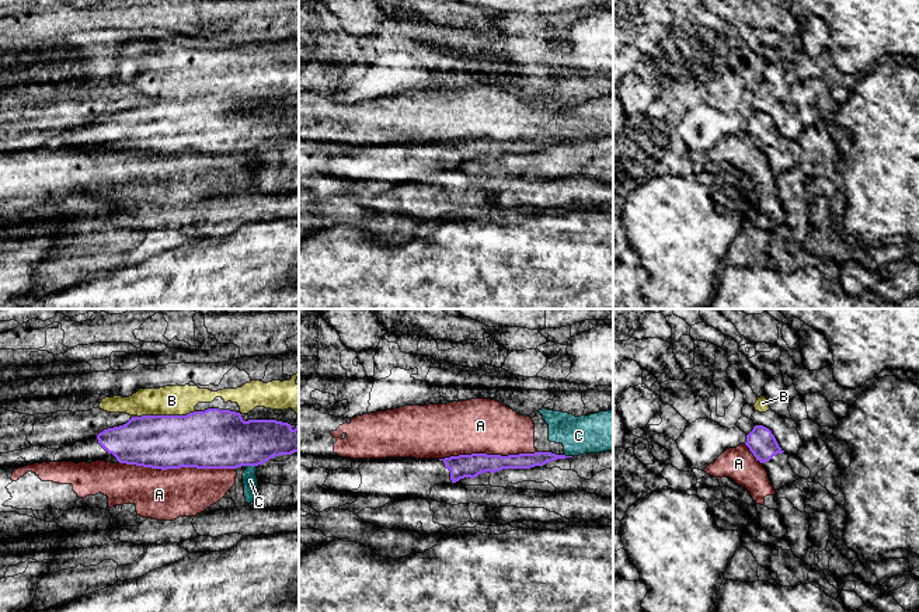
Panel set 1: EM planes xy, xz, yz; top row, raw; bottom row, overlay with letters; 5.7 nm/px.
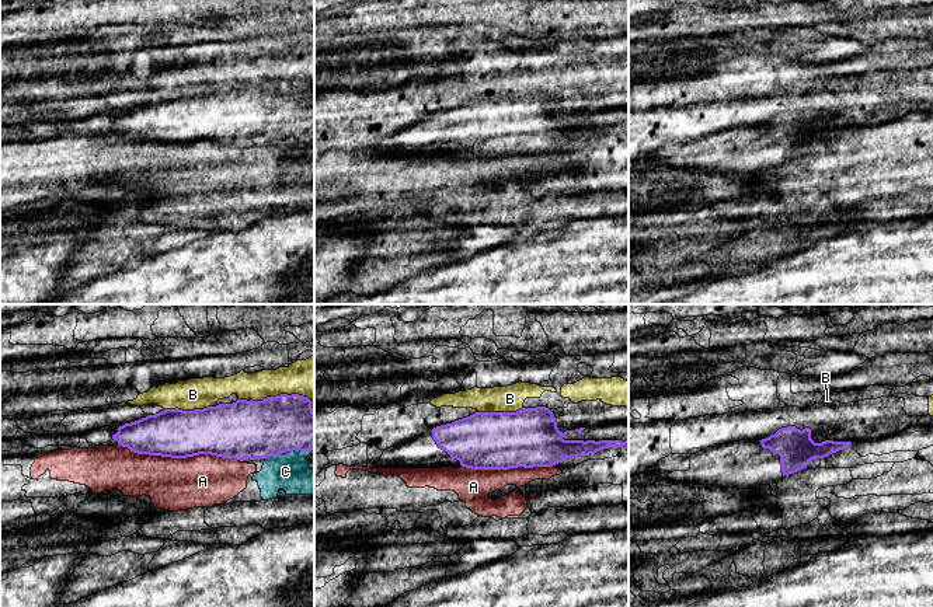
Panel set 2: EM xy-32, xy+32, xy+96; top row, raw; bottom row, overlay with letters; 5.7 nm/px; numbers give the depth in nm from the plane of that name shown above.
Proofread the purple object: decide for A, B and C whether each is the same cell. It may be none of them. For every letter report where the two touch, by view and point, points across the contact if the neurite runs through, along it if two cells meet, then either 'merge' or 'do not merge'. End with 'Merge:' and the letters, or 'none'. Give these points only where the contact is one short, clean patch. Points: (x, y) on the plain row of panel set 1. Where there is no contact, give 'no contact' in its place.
A: contact xy (177, 153); do not merge
B: contact xy (166, 101); do not merge
C: contact xy (251, 150); do not merge
Merge: none

